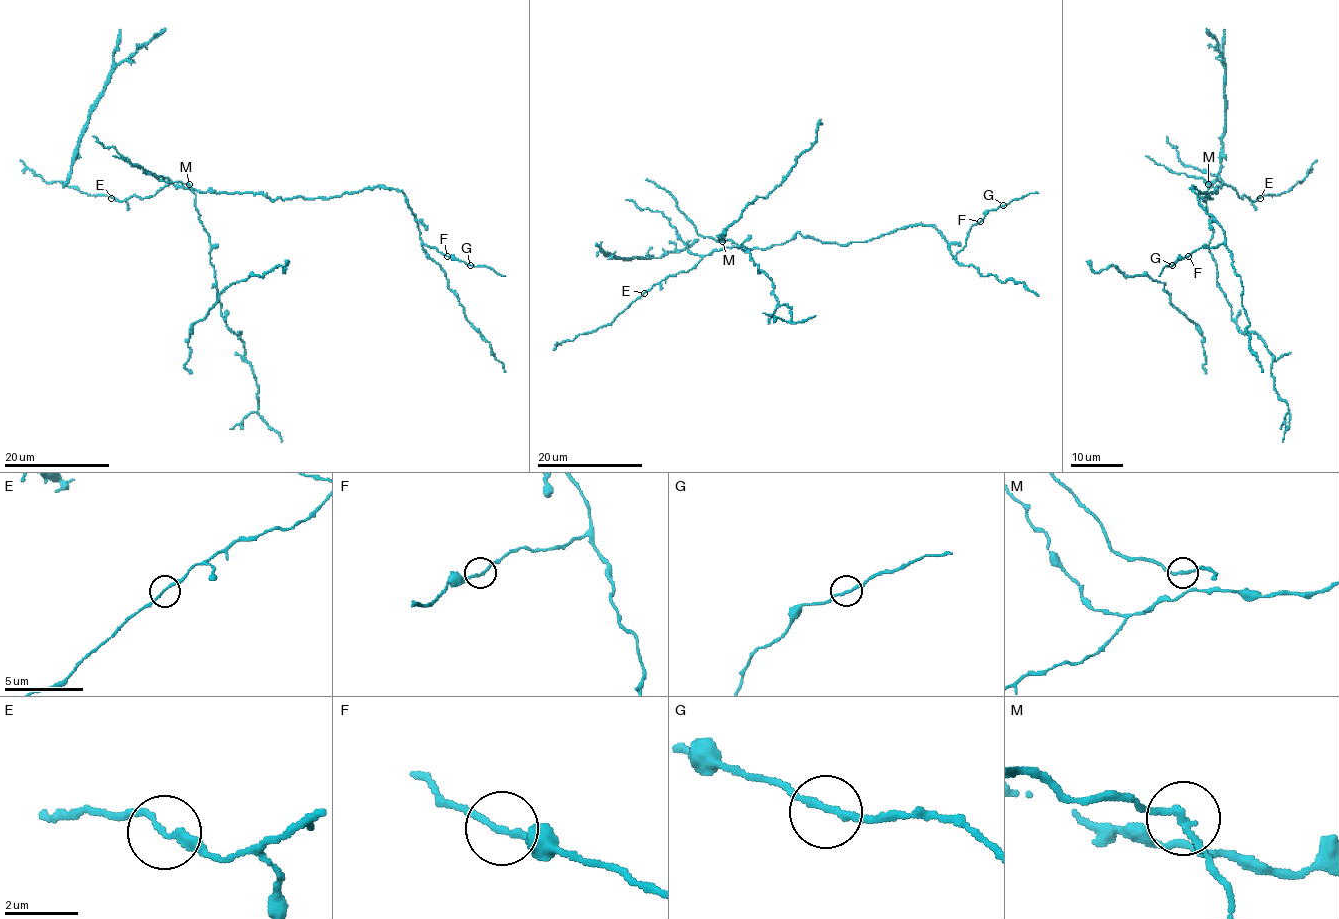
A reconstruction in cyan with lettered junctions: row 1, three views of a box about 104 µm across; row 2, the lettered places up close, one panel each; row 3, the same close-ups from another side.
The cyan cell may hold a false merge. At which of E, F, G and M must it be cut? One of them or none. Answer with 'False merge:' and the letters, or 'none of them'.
False merge: M

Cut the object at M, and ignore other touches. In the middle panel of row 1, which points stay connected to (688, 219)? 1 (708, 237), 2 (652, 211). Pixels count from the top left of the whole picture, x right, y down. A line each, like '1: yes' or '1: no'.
1: yes
2: no

